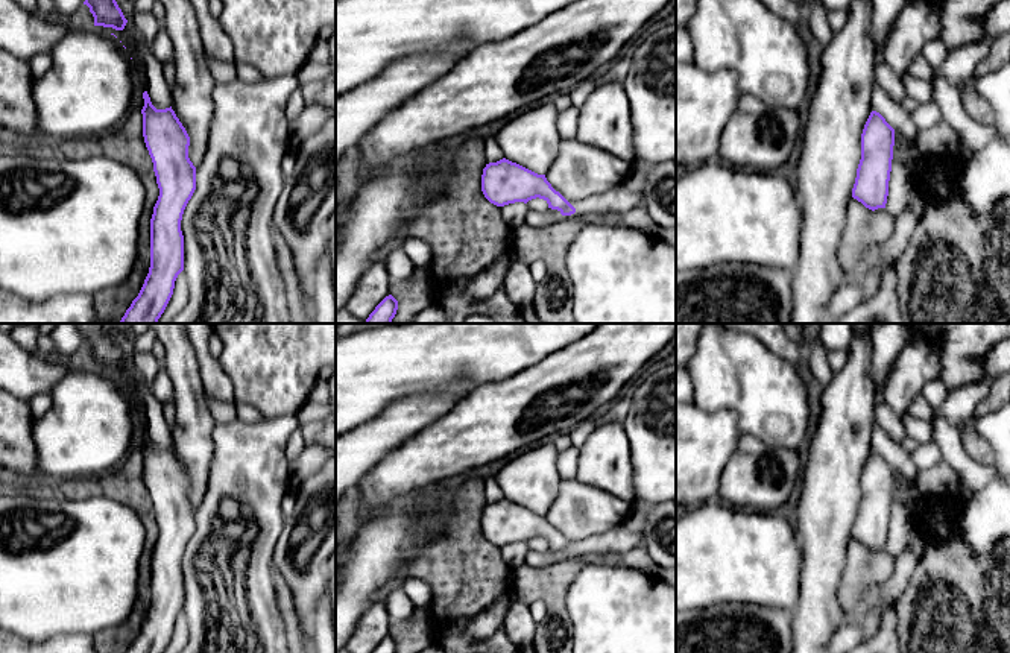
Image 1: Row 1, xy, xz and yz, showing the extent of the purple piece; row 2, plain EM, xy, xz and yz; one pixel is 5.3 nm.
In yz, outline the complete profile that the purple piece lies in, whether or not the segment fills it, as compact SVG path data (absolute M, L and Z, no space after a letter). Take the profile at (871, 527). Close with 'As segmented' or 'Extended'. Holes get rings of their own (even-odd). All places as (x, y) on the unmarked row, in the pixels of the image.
M872 451L861 474L861 500L852 538L875 551L885 548L892 512L895 469Z. As segmented

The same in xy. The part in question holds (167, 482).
M147 431L143 433L143 477L153 503L159 528L150 559L150 607L138 636L126 653L164 653L175 629L178 615L184 610L184 576L181 560L184 550L196 530L196 507L188 498L190 477L170 448L156 450Z. As segmented

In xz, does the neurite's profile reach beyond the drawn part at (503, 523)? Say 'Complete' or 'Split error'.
Complete

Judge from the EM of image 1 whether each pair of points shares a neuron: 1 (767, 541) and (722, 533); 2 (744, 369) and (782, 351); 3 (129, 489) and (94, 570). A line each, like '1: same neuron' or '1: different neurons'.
1: same neuron
2: different neurons
3: different neurons

